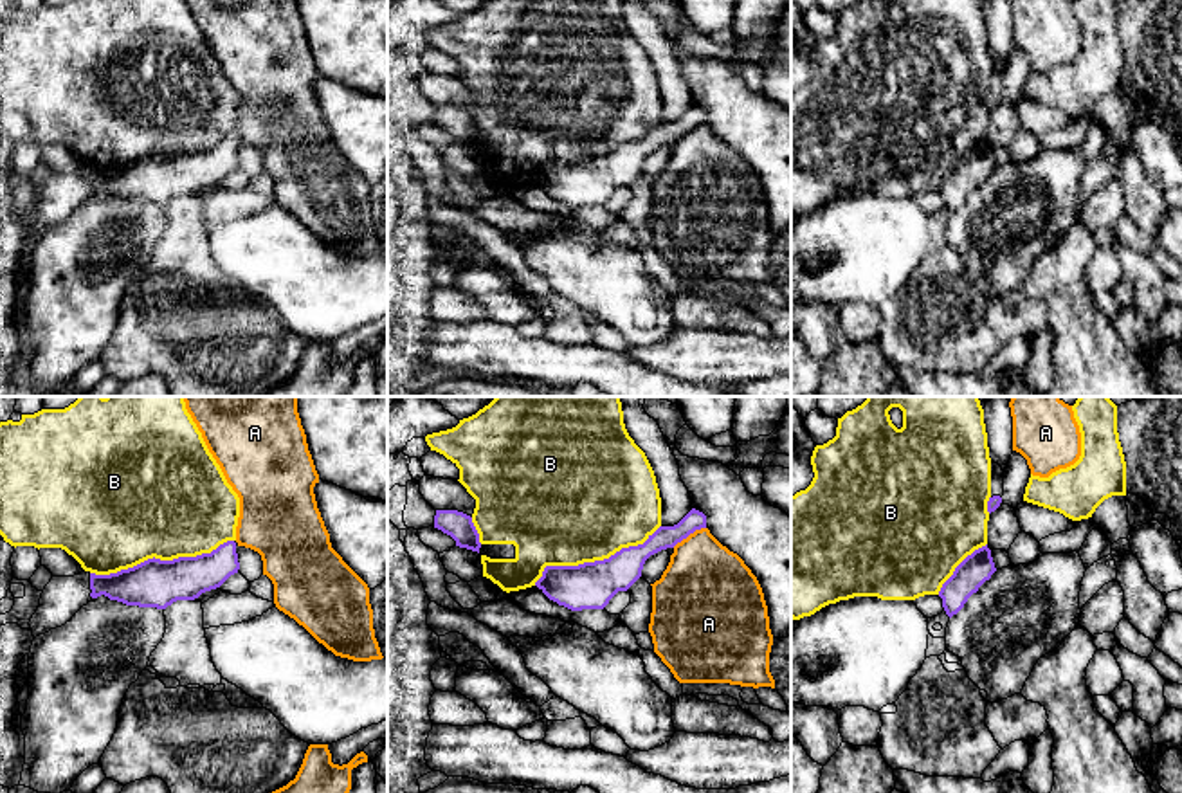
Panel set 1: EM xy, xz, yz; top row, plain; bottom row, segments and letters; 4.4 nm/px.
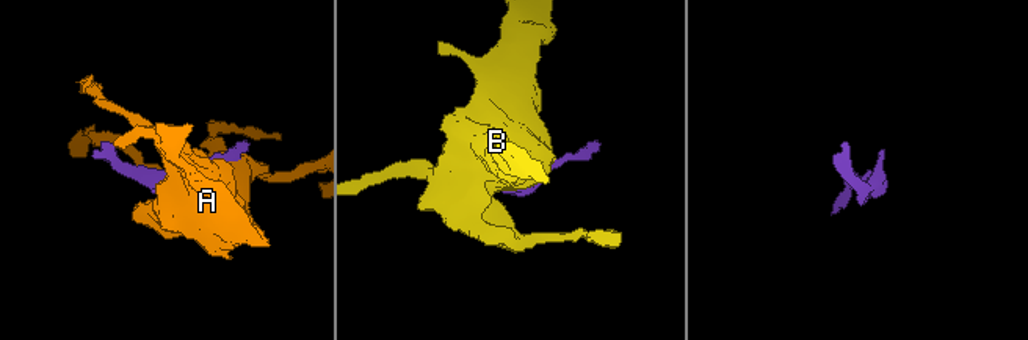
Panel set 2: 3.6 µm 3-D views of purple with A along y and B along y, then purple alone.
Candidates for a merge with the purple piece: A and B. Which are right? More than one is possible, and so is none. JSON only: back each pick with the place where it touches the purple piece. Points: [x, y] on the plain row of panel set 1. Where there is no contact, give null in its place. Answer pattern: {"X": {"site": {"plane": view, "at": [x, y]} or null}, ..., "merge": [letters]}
{"B": {"site": {"plane": "xy", "at": [159, 155]}}, "merge": ["B"]}

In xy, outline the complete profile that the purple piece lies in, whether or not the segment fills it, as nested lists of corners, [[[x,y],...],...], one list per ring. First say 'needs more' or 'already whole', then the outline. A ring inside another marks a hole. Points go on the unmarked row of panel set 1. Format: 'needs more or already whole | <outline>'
needs more | [[[70,0],[0,18],[0,132],[11,142],[61,144],[90,169],[90,193],[166,205],[238,169],[240,94],[186,0]]]

